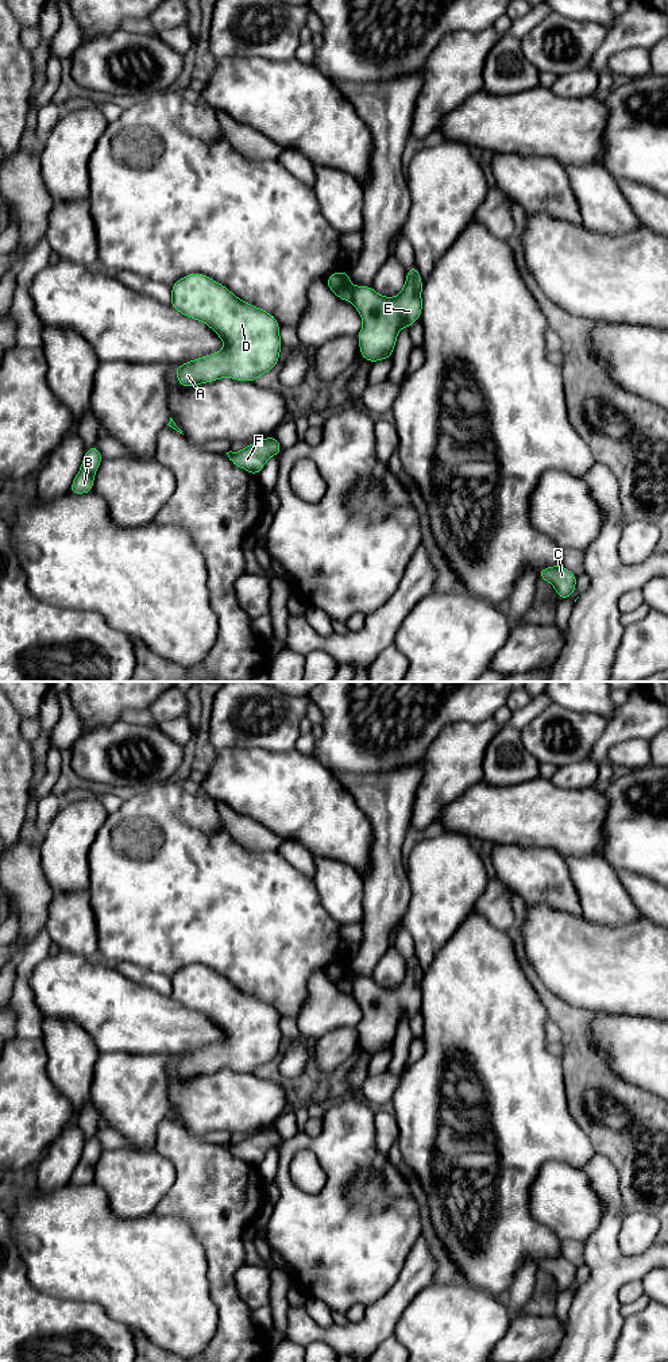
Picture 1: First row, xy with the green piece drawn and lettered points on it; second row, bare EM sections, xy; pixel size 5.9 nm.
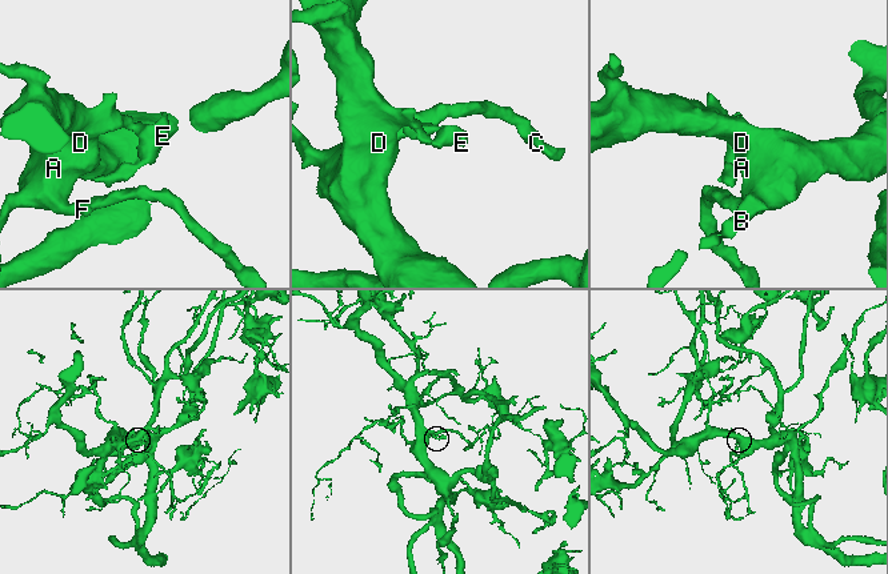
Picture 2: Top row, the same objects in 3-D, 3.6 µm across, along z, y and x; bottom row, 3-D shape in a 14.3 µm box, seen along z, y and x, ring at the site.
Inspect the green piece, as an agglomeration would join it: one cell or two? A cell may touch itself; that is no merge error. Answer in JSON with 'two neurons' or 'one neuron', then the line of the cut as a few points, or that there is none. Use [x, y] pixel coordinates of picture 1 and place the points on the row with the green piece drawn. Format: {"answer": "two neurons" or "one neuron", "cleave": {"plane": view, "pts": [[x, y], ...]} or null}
{"answer": "two neurons", "cleave": {"plane": "xy", "pts": [[352, 286], [352, 297], [350, 300]]}}

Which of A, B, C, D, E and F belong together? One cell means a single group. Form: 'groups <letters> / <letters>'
groups A B C D F / E

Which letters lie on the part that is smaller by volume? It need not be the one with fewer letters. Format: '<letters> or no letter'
E

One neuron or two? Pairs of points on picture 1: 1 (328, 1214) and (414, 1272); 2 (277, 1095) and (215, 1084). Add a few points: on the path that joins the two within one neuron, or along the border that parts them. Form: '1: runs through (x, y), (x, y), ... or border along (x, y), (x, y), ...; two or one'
1: border along (419, 1237), (397, 1281), (387, 1291); two
2: runs through (262, 1095), (230, 1095); one

